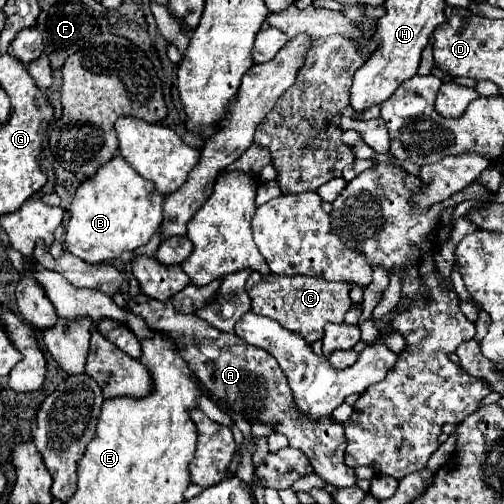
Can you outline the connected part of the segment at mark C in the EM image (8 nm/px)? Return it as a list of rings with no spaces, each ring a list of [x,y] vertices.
[[[250,274],[246,282],[246,292],[252,298],[252,312],[272,318],[280,322],[286,330],[300,334],[308,344],[320,340],[324,336],[324,326],[328,322],[342,322],[344,314],[350,310],[350,286],[342,282],[324,282],[324,278],[310,276],[278,276],[270,274],[268,278],[260,278],[260,274]]]

